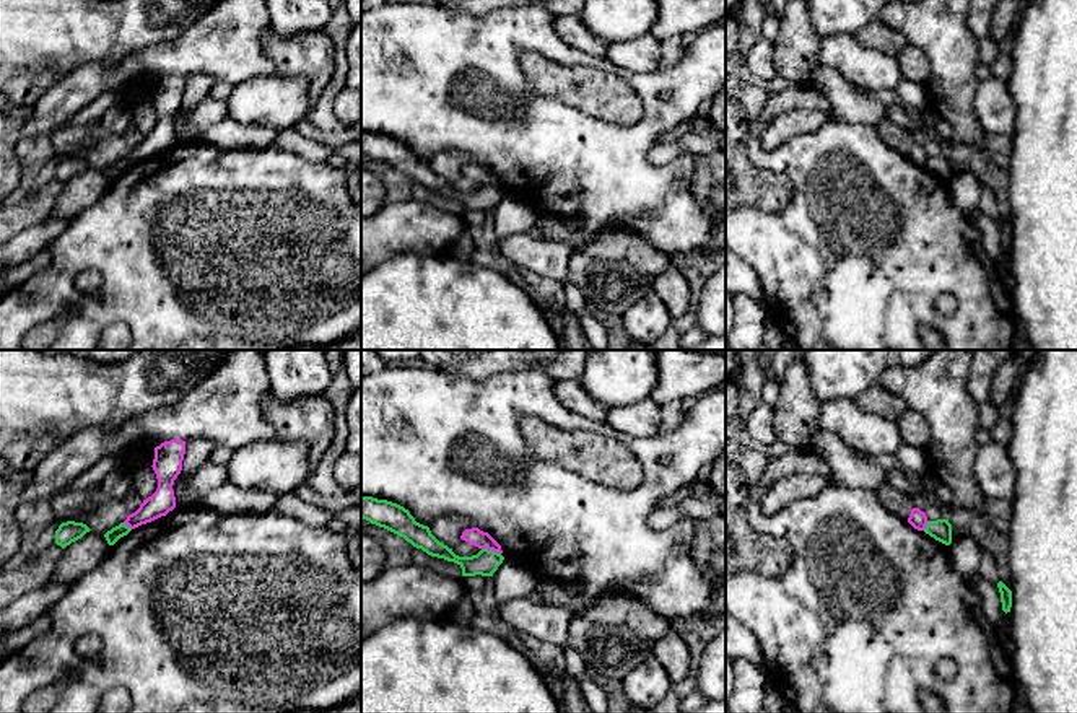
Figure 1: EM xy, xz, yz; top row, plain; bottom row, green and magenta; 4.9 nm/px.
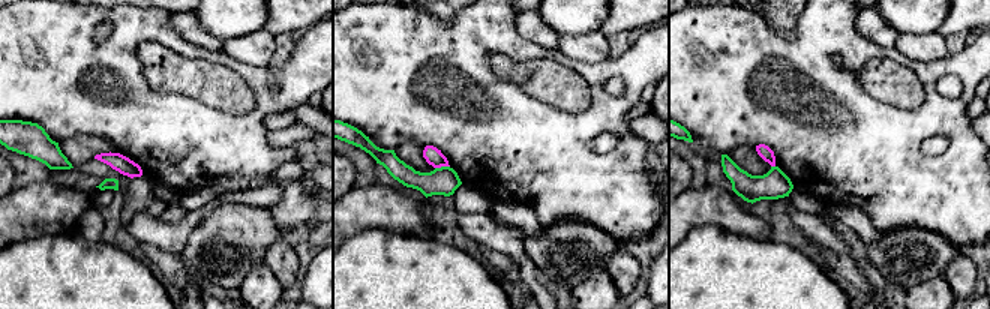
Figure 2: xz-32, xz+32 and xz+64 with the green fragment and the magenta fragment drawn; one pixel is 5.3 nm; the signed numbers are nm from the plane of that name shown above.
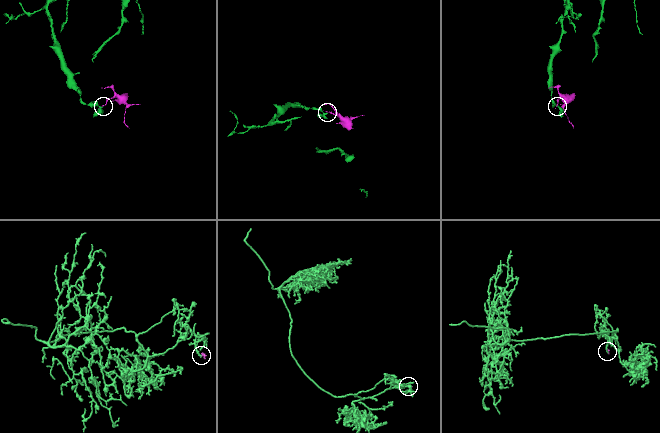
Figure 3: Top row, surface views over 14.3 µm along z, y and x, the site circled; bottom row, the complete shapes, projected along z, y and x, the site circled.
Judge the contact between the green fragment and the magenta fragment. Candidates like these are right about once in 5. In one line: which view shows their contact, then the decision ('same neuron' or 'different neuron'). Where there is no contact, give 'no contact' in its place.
contact in xz; different neuron

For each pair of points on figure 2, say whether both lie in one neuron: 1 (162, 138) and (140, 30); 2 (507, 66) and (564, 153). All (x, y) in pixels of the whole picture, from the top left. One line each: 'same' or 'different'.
1: same
2: different

